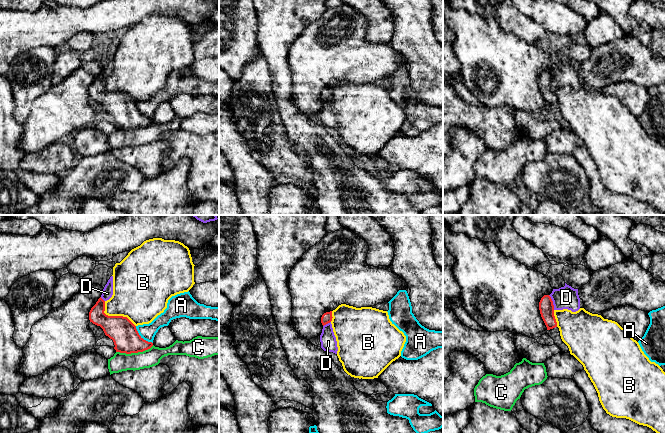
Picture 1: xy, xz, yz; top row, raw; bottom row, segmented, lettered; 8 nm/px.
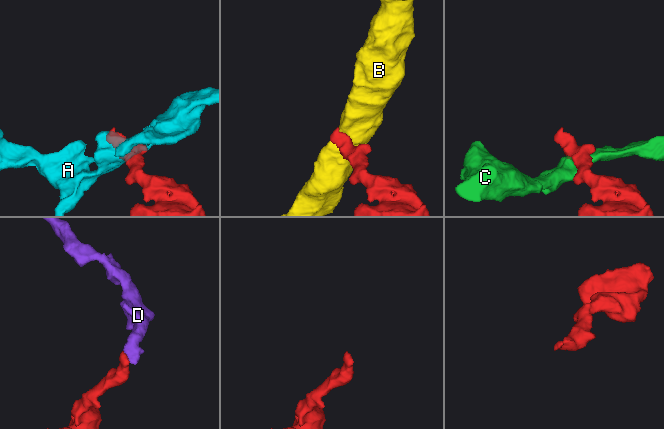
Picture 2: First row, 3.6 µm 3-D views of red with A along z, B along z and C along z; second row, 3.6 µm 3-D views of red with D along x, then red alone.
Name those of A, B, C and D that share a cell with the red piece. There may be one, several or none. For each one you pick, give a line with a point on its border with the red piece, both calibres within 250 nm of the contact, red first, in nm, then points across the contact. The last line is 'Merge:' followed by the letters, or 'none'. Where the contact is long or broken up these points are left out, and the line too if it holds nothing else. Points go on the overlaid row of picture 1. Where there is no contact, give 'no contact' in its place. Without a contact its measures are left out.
D: contact yz (552, 302); calibres 120 and 180 nm; way yz (546, 307), (552, 302), (566, 297)
Merge: D

